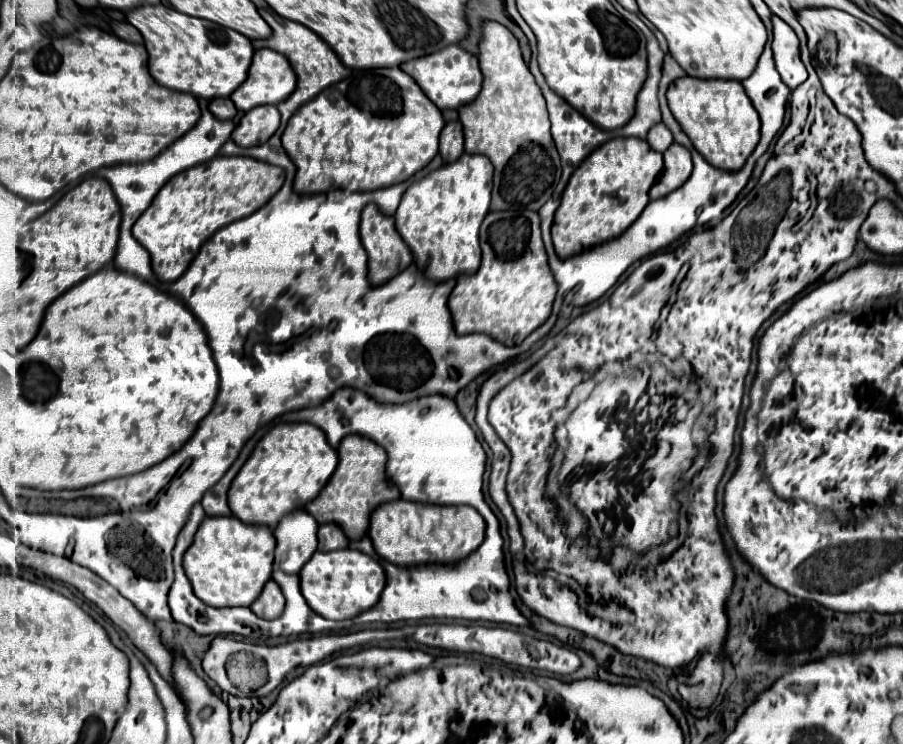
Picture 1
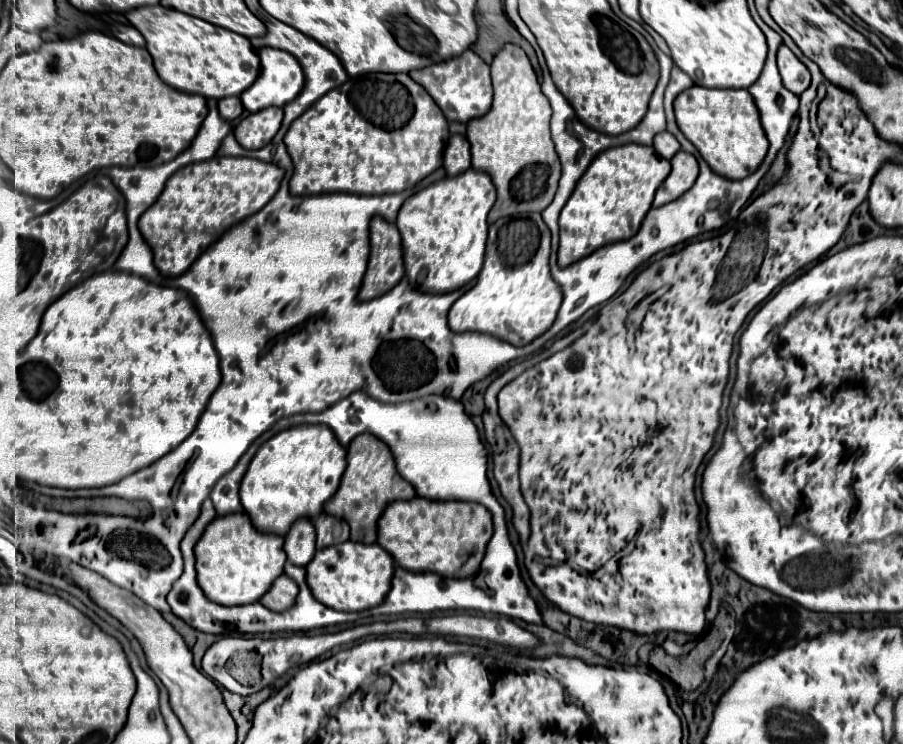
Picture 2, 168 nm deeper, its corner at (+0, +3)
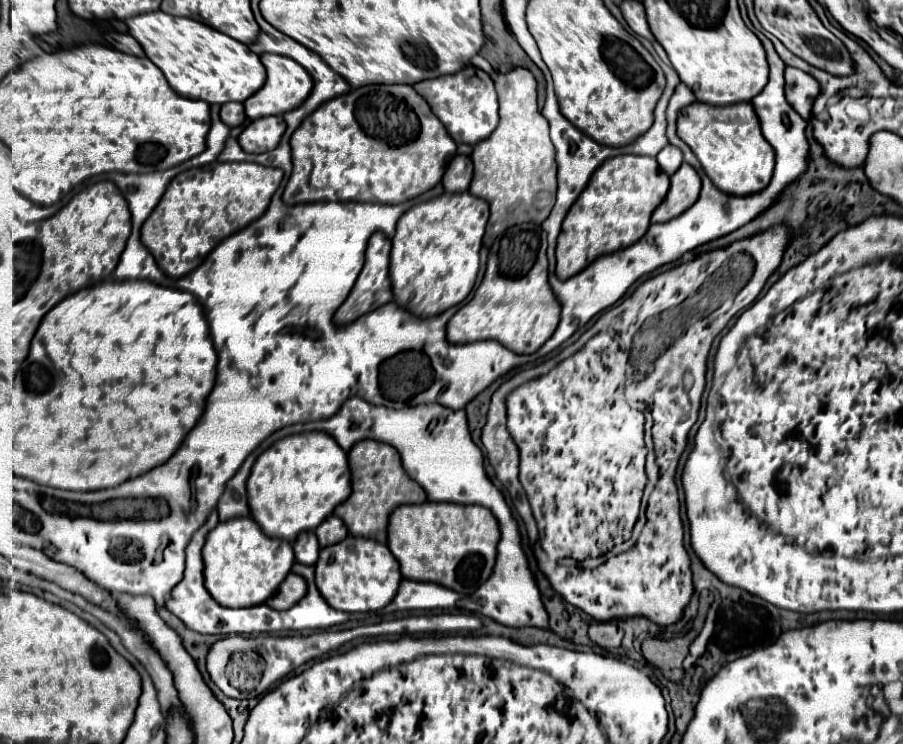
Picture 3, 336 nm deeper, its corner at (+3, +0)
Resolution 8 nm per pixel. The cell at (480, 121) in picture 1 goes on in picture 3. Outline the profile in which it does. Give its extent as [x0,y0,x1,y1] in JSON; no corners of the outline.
[470,69,556,247]

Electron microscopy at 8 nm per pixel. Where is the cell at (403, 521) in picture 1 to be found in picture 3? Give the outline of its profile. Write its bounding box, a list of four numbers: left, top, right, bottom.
[388,501,498,595]

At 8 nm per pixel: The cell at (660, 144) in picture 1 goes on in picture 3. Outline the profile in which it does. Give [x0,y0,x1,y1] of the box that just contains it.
[656,145,682,175]

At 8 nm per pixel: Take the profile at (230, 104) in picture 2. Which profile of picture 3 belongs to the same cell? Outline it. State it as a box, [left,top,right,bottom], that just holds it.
[220,103,246,127]

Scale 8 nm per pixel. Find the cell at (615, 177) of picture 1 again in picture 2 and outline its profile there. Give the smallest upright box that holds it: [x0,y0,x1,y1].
[557,142,669,268]

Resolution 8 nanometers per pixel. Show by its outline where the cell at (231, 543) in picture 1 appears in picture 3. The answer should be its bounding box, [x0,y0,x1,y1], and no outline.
[202,517,294,607]

